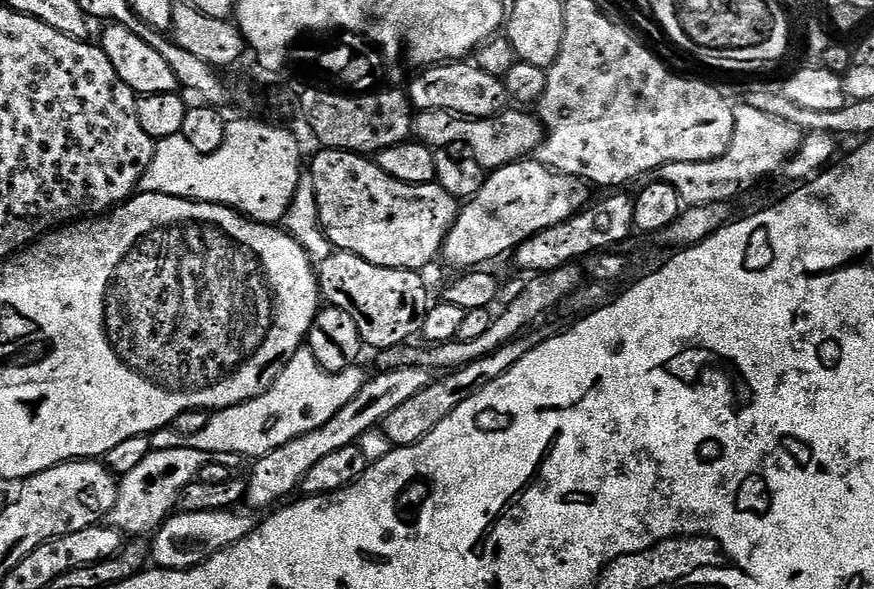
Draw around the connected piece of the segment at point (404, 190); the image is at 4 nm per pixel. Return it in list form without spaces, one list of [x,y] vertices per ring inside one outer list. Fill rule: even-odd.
[[[320,150],[320,153],[312,160],[312,173],[310,173],[310,179],[312,181],[312,189],[316,195],[316,201],[318,202],[320,227],[324,233],[324,237],[332,243],[333,249],[358,254],[358,258],[366,258],[366,262],[374,262],[374,266],[401,268],[402,270],[410,270],[411,272],[420,272],[421,270],[424,270],[424,267],[426,267],[435,256],[437,259],[437,257],[441,255],[446,234],[454,226],[456,215],[460,213],[462,207],[461,201],[455,200],[450,194],[446,194],[446,190],[442,190],[440,184],[435,182],[431,184],[407,184],[406,182],[398,182],[398,178],[390,178],[390,174],[386,174],[386,170],[382,170],[378,167],[375,159],[369,158],[367,155],[358,152]]]

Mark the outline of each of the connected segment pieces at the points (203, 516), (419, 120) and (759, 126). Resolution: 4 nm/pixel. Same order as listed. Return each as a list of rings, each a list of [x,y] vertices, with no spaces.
[[[240,510],[227,512],[182,512],[177,511],[168,517],[164,524],[156,531],[150,540],[150,560],[157,568],[193,568],[202,562],[206,562],[214,554],[218,554],[223,548],[229,548],[234,542],[246,538],[252,533],[254,520],[243,516]]]
[[[512,106],[499,112],[496,116],[474,120],[470,116],[458,116],[455,112],[447,112],[446,110],[417,111],[412,122],[412,130],[419,143],[427,144],[433,150],[448,150],[453,146],[463,146],[471,152],[472,157],[478,162],[478,166],[482,166],[485,170],[491,170],[507,164],[515,164],[518,160],[531,157],[540,147],[540,143],[544,140],[544,123],[540,121],[539,115],[532,113],[531,116],[528,112],[531,111]]]
[[[747,102],[737,103],[734,107],[734,138],[726,150],[718,158],[710,162],[674,162],[656,169],[655,179],[666,182],[666,186],[674,186],[678,190],[681,205],[710,206],[711,204],[728,204],[735,196],[743,194],[747,188],[755,186],[759,180],[781,171],[784,163],[800,149],[805,133],[790,122],[782,122],[782,118],[774,118],[774,114],[762,114],[762,110],[754,110]]]

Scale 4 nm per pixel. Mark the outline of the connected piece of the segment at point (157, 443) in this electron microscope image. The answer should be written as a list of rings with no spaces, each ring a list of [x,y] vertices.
[[[307,346],[298,350],[294,358],[278,374],[274,386],[253,400],[247,400],[233,408],[222,408],[209,415],[206,427],[198,434],[183,436],[171,427],[151,433],[152,450],[202,450],[210,454],[230,454],[234,458],[252,456],[259,458],[278,446],[286,446],[294,438],[318,430],[346,406],[362,390],[366,375],[360,366],[353,366],[345,372],[324,372]]]

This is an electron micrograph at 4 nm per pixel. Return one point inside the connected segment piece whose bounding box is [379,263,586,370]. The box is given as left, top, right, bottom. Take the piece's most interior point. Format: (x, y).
(545, 292)

